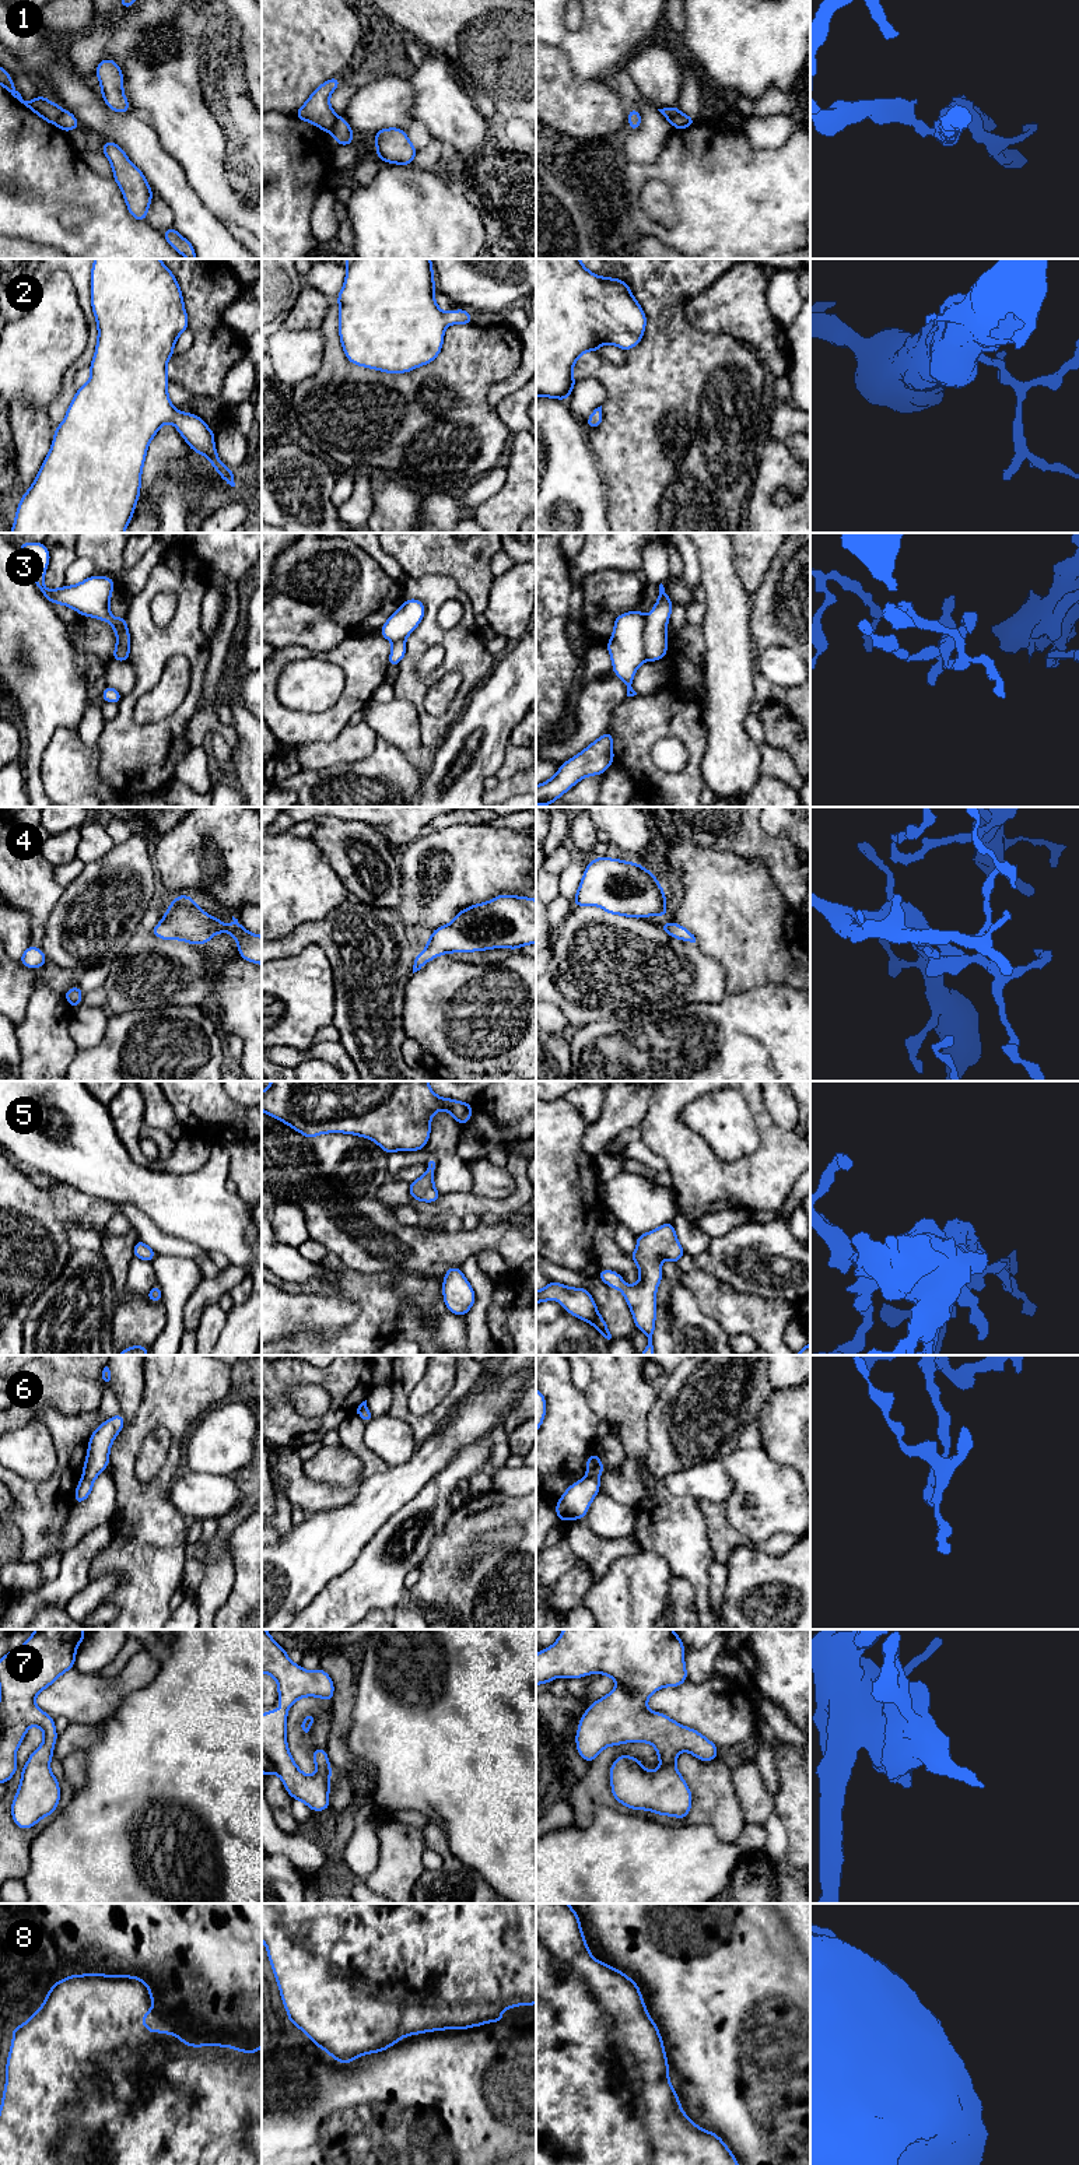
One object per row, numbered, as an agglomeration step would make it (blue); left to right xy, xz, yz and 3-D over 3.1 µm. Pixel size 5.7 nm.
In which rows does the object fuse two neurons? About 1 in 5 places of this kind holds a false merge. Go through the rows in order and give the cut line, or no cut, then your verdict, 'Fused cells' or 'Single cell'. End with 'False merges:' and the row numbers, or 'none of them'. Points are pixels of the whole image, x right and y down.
1: Split along xz (337, 116), (329, 132). Fused cells
2: No split. Single cell
3: Split along yz (644, 620), (644, 652), (648, 659). Fused cells
4: No split. Single cell
5: No split. Single cell
6: Split along xy (83, 1476), (93, 1481). Fused cells
7: No split. Single cell
8: No split. Single cell
False merges: 1, 3, 6

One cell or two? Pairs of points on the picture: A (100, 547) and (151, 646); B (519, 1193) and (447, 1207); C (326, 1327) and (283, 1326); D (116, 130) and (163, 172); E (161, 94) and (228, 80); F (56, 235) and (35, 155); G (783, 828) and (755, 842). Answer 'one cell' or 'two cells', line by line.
A: two cells
B: one cell
C: one cell
D: one cell
E: two cells
F: one cell
G: two cells

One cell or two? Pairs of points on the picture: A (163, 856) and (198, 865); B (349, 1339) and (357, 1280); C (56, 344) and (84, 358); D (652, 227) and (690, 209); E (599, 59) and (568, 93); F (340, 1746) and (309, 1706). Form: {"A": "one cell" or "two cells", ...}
{"A": "one cell", "B": "one cell", "C": "two cells", "D": "one cell", "E": "two cells", "F": "two cells"}

